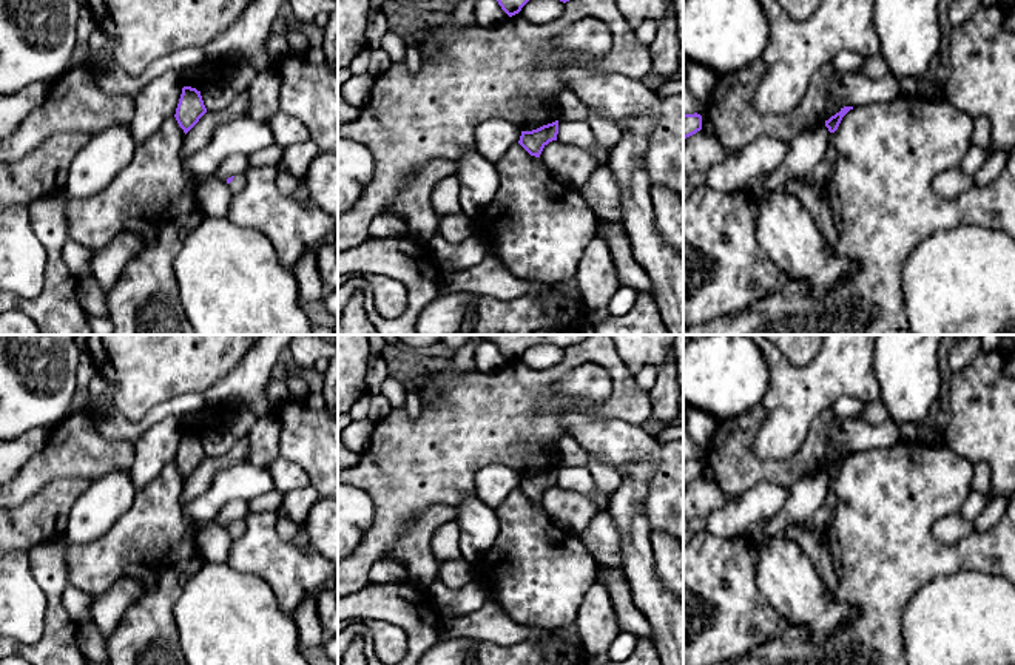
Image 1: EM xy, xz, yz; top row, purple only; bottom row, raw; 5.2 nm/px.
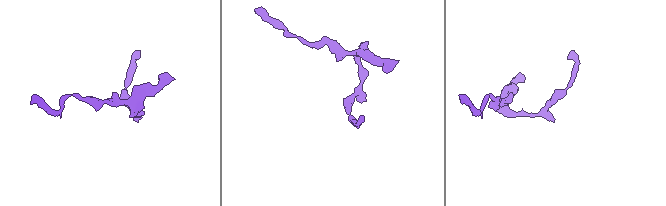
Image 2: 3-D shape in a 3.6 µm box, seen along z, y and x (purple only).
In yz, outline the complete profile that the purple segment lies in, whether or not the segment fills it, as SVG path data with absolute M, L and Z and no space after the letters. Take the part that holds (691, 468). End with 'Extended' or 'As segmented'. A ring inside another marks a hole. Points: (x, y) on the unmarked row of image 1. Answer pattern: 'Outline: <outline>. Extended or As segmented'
Outline: M683 460L683 483L690 483L702 475L702 461L694 460Z. As segmented

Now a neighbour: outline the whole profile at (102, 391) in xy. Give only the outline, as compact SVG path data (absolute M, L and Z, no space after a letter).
M100 370L88 383L91 406L97 412L105 407L114 407L114 392L116 386L113 381L106 380Z

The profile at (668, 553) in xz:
M651 531L651 548L659 580L683 603L683 546L669 534Z

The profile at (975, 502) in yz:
M970 489L958 514L964 520L973 522L983 512L986 503L987 495Z

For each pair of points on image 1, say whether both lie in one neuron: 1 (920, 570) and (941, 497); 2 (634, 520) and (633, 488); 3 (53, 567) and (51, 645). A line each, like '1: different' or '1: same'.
1: same
2: same
3: same

